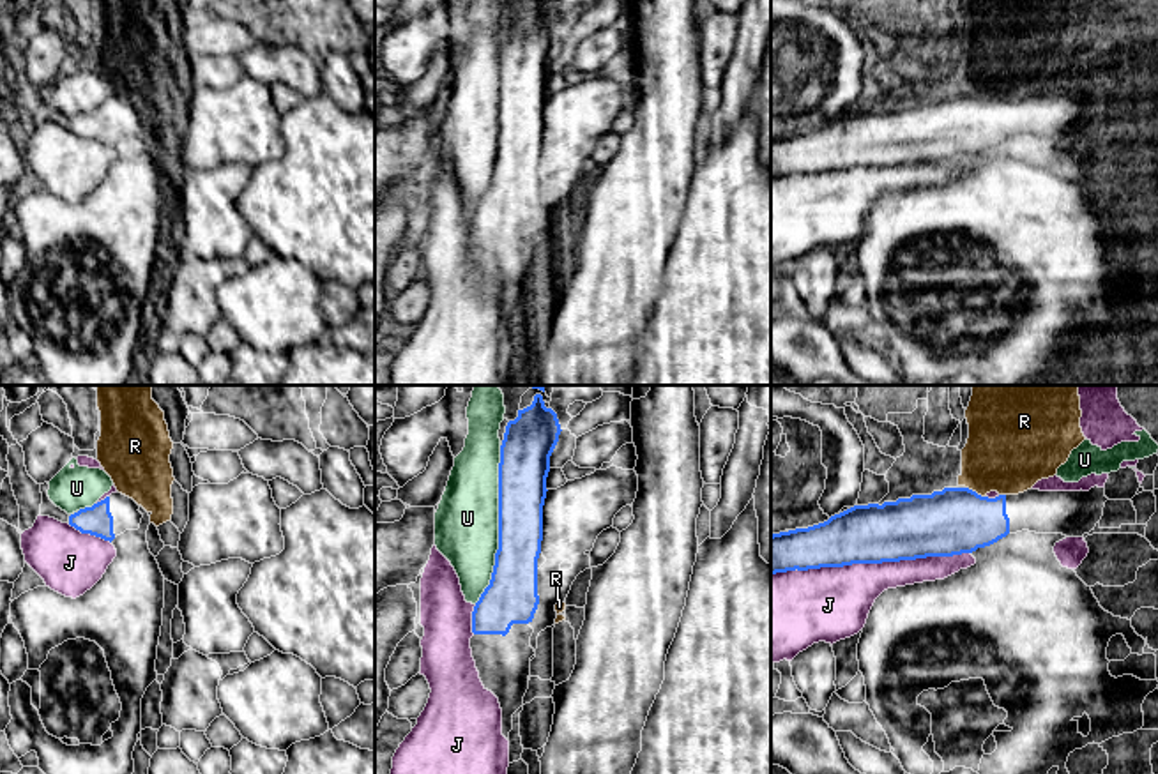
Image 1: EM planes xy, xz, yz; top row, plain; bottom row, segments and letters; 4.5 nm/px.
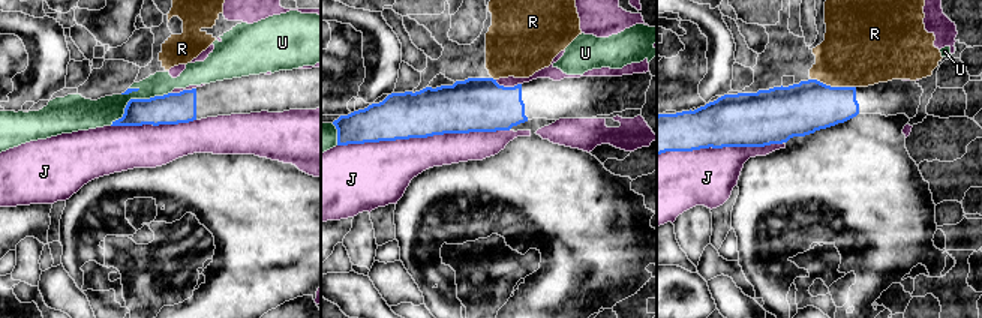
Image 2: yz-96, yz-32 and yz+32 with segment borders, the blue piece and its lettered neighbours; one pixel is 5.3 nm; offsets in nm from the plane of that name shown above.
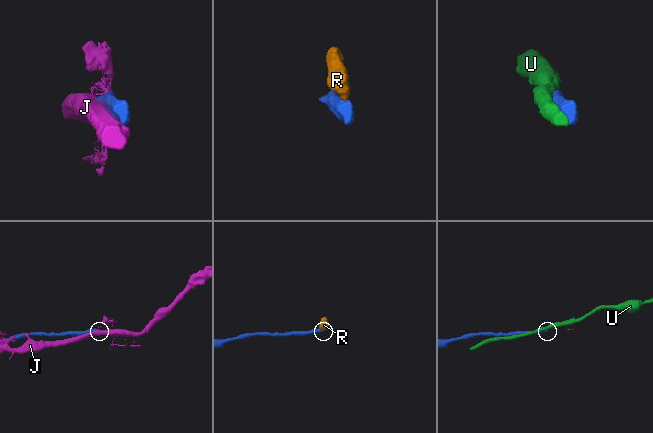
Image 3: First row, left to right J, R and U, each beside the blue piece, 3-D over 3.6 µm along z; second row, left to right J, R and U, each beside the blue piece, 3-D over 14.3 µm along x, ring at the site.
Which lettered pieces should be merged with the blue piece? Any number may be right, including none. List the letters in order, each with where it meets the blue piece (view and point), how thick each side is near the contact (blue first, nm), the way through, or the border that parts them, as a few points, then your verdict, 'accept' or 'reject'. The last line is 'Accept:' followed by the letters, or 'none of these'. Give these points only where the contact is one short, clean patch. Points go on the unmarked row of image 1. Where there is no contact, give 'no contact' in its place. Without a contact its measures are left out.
J: contact yz (870, 166); calibres 280 and 340 nm; reject
R: contact yz (975, 96); calibres 300 and 380 nm; border yz (966, 91), (985, 101); reject
U: contact xz (499, 129); calibres 220 and 280 nm; reject
Accept: none of these

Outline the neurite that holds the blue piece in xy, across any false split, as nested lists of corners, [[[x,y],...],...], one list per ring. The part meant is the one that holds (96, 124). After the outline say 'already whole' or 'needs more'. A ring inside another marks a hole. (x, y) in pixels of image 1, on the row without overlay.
[[[117,95],[92,111],[69,118],[69,129],[81,138],[90,138],[111,147],[126,134],[140,133],[143,118],[138,113],[140,110],[133,102]]]; needs more

